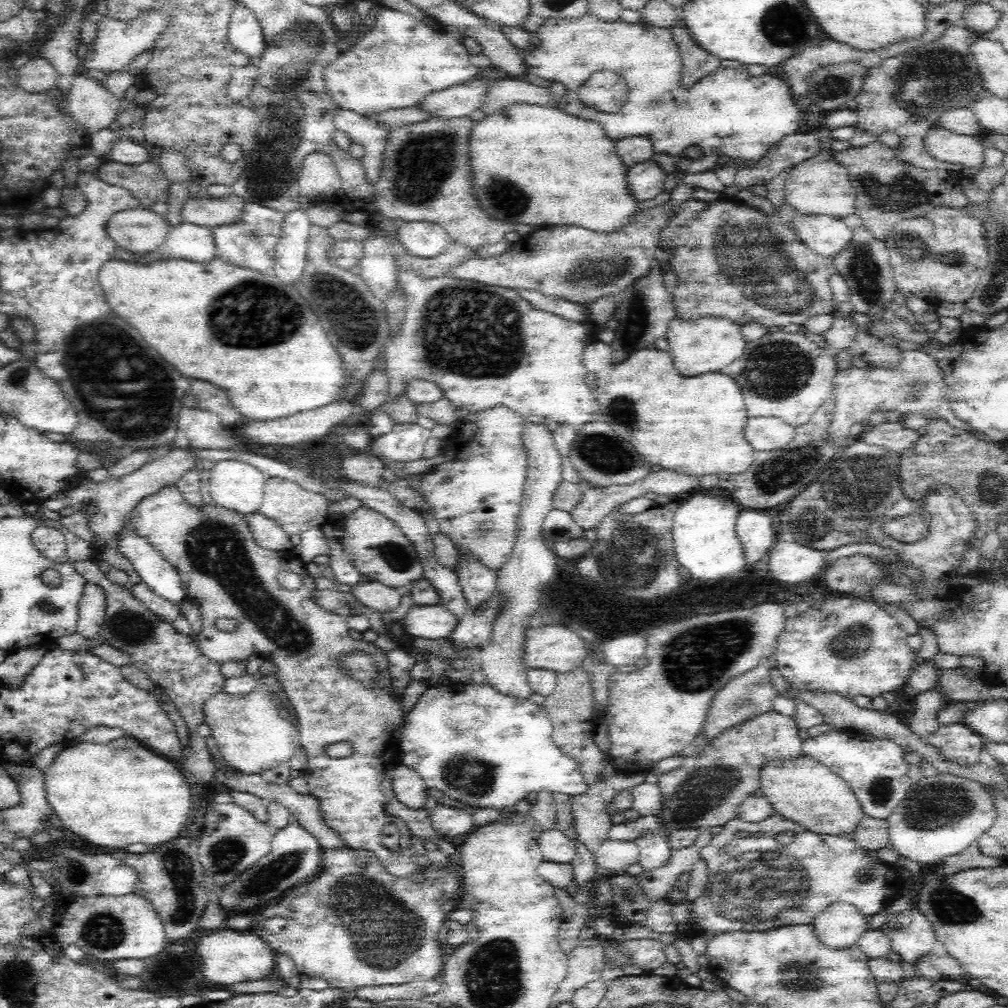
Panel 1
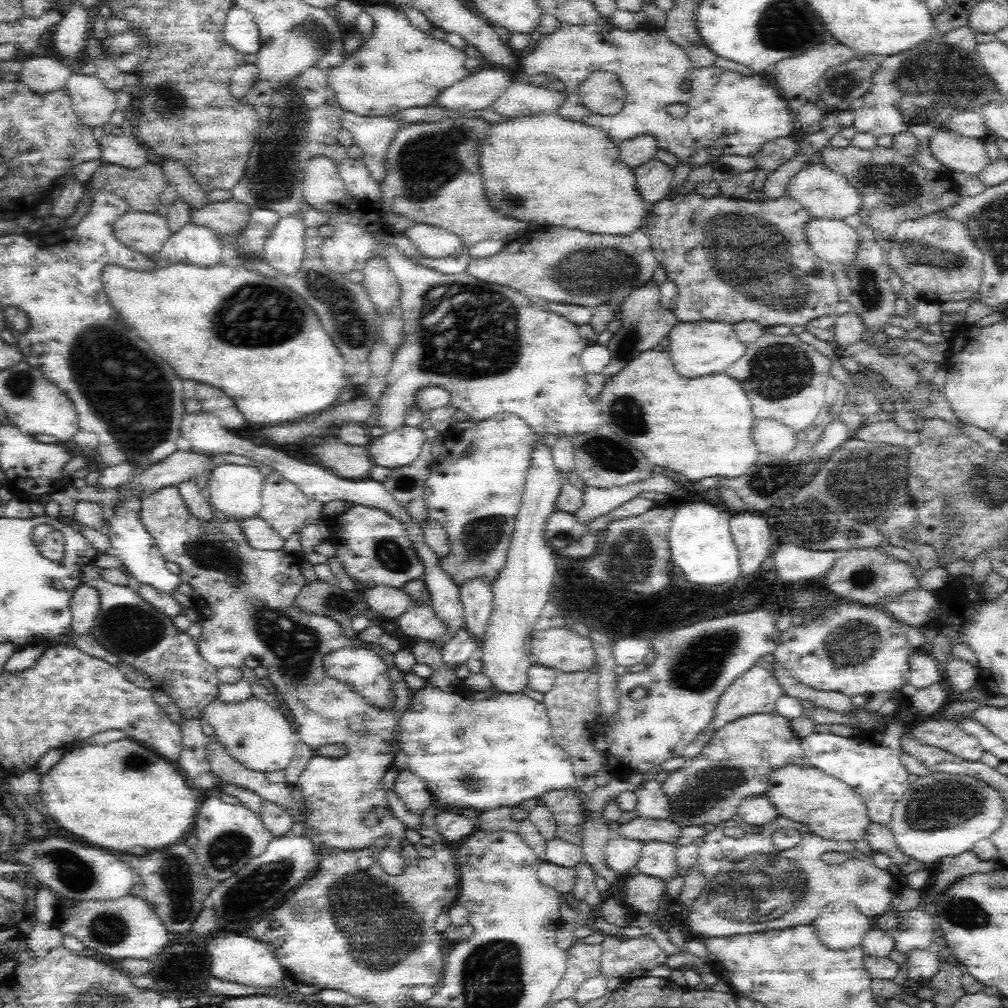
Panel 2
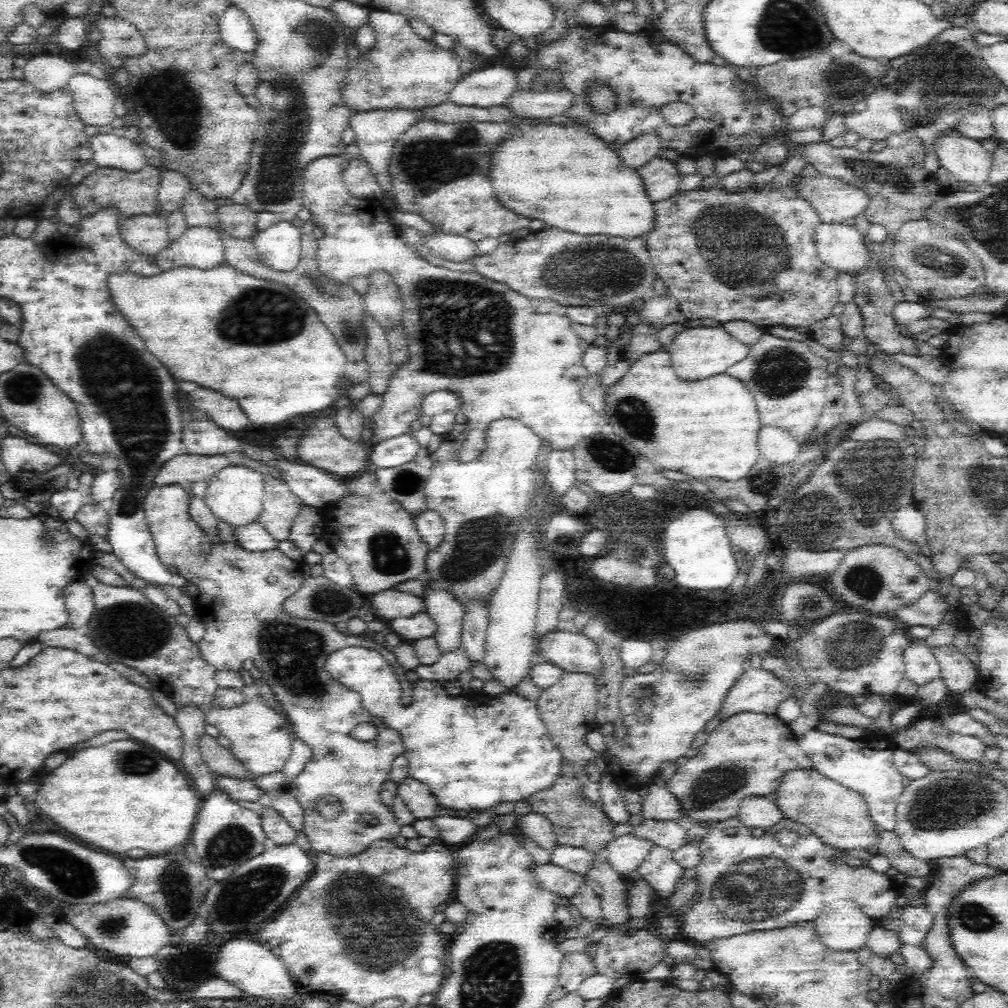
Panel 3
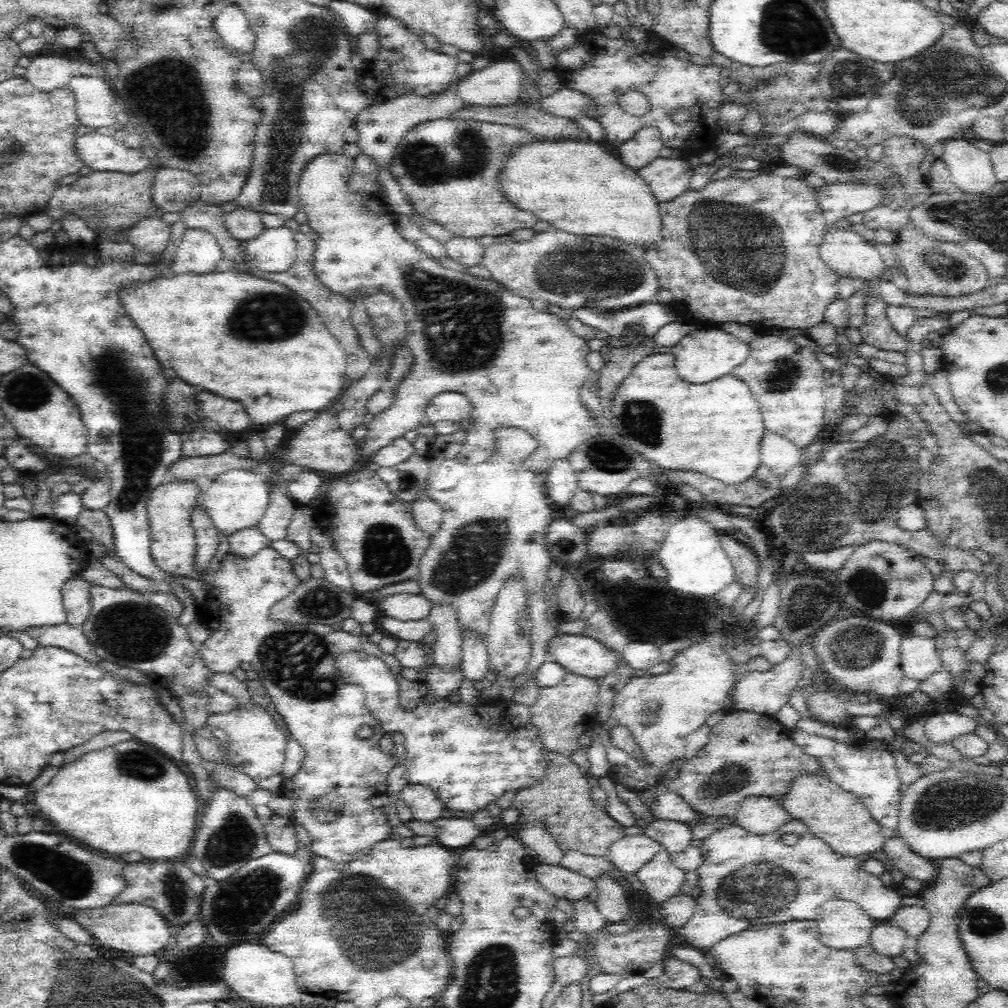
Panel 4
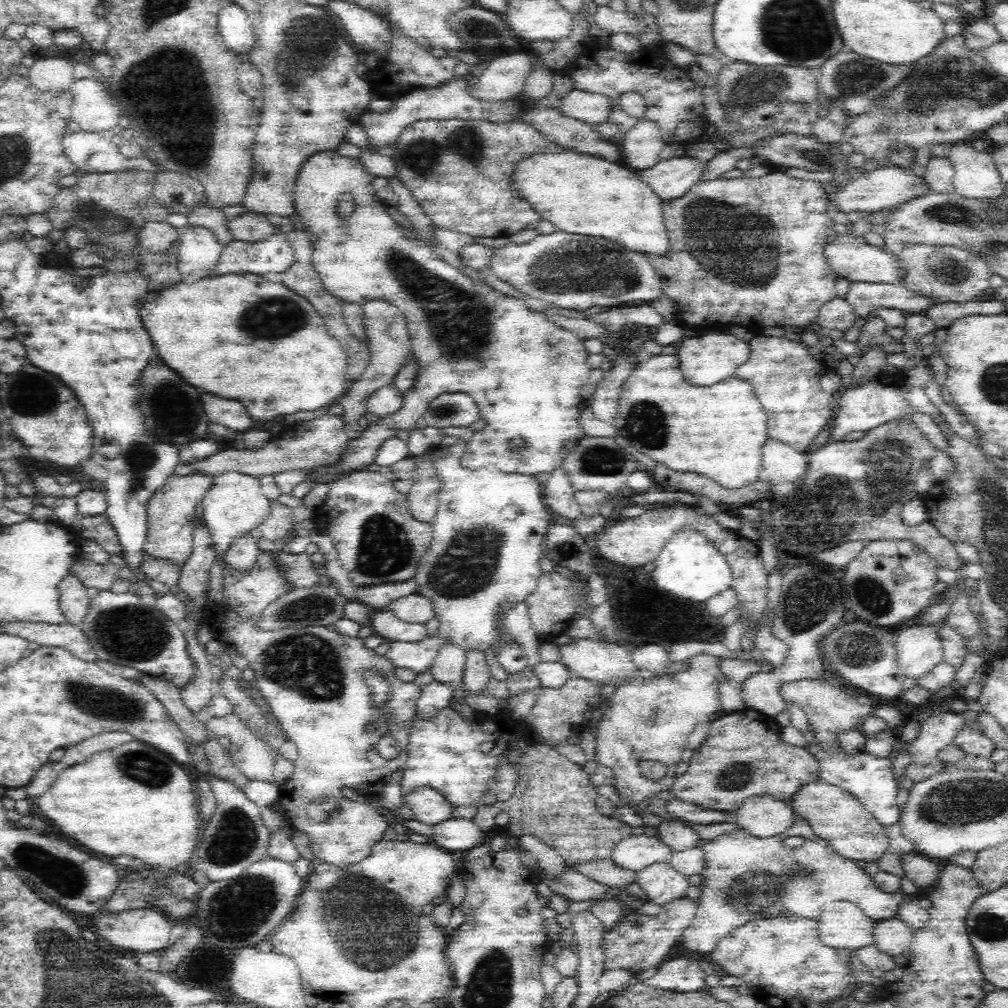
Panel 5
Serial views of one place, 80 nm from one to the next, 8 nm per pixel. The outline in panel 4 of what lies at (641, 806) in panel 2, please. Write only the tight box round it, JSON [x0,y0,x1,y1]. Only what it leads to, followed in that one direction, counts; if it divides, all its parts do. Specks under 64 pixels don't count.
[652,784,708,823]

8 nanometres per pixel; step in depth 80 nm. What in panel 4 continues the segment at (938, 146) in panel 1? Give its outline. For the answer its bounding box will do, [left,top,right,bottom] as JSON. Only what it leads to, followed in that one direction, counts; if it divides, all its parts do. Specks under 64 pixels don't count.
[941,137,999,194]

